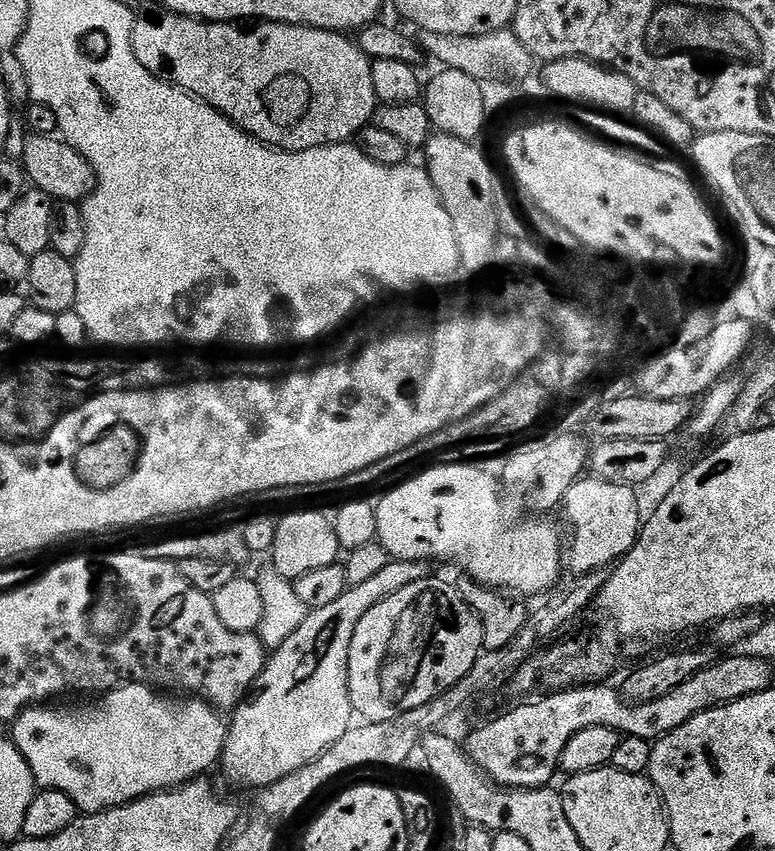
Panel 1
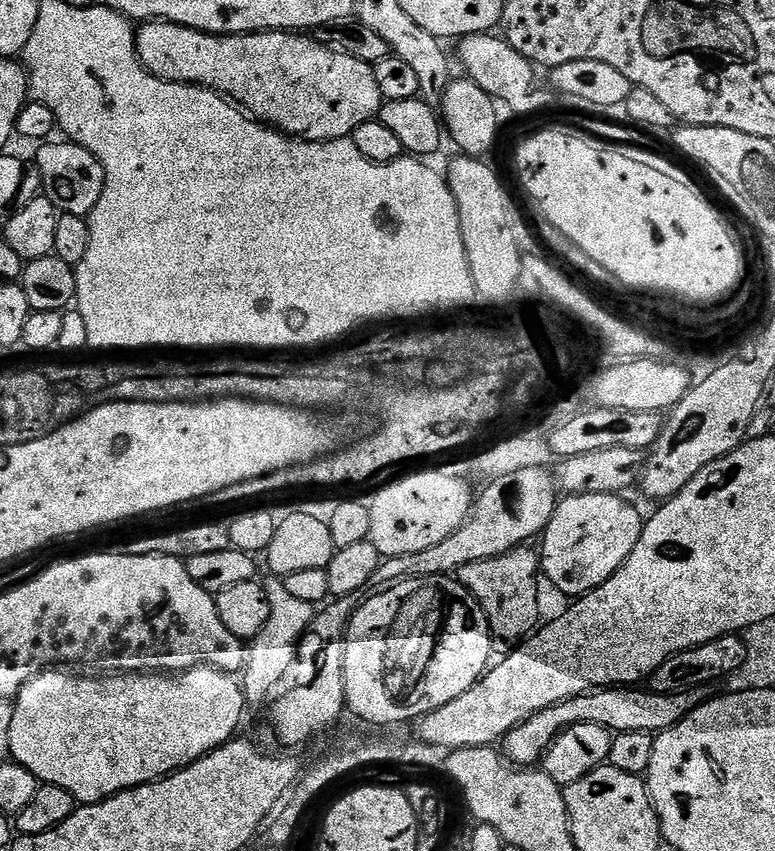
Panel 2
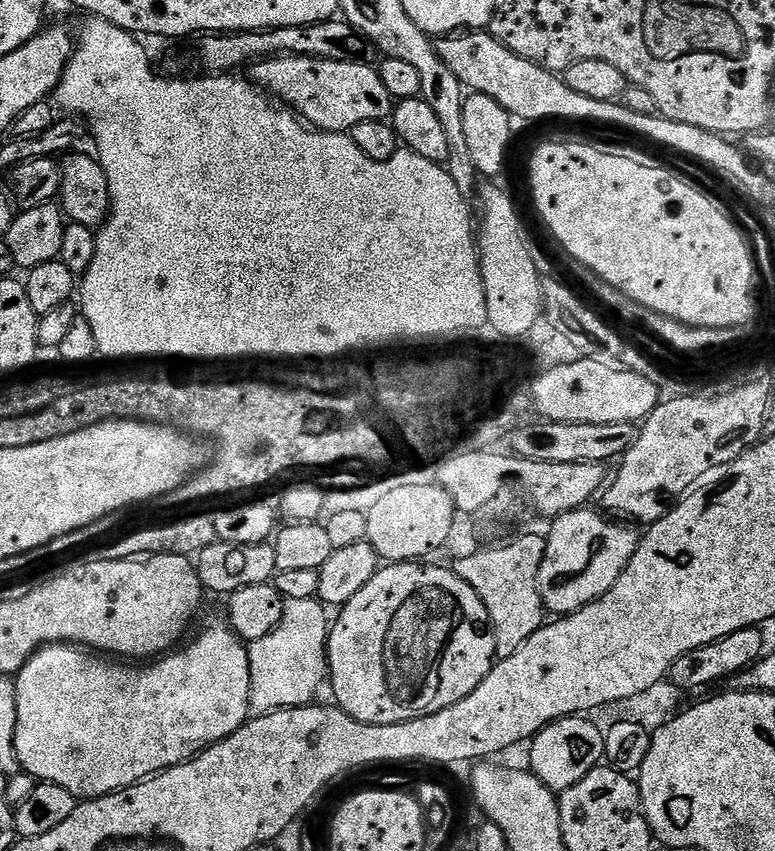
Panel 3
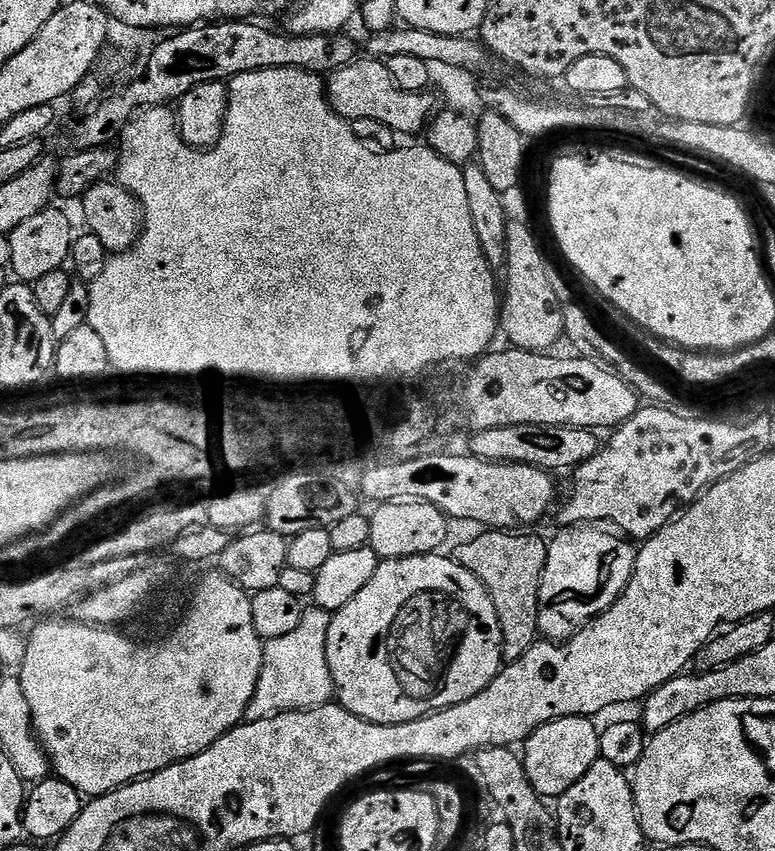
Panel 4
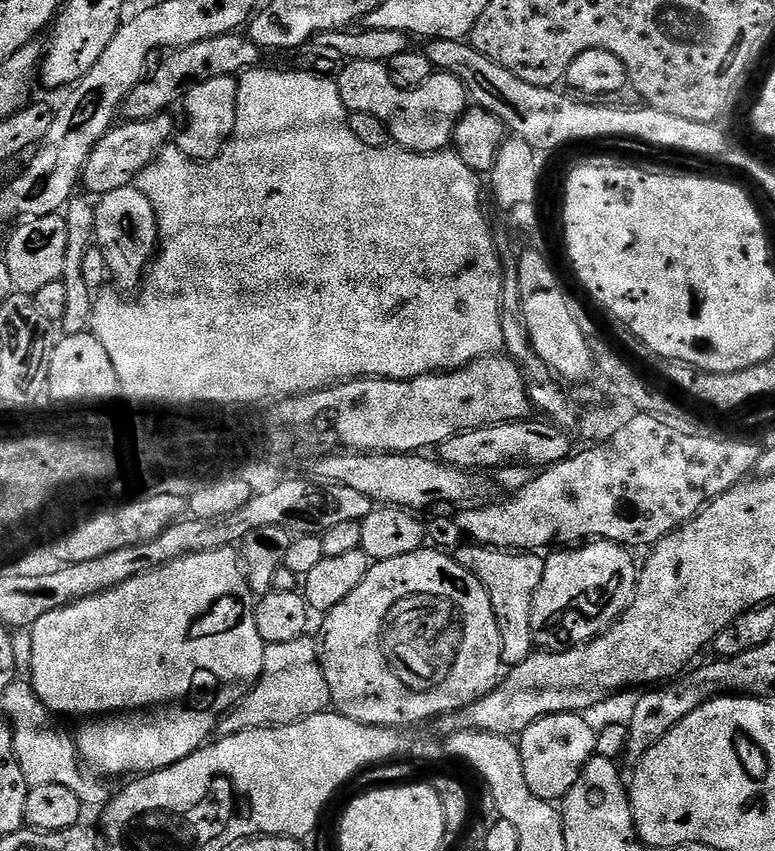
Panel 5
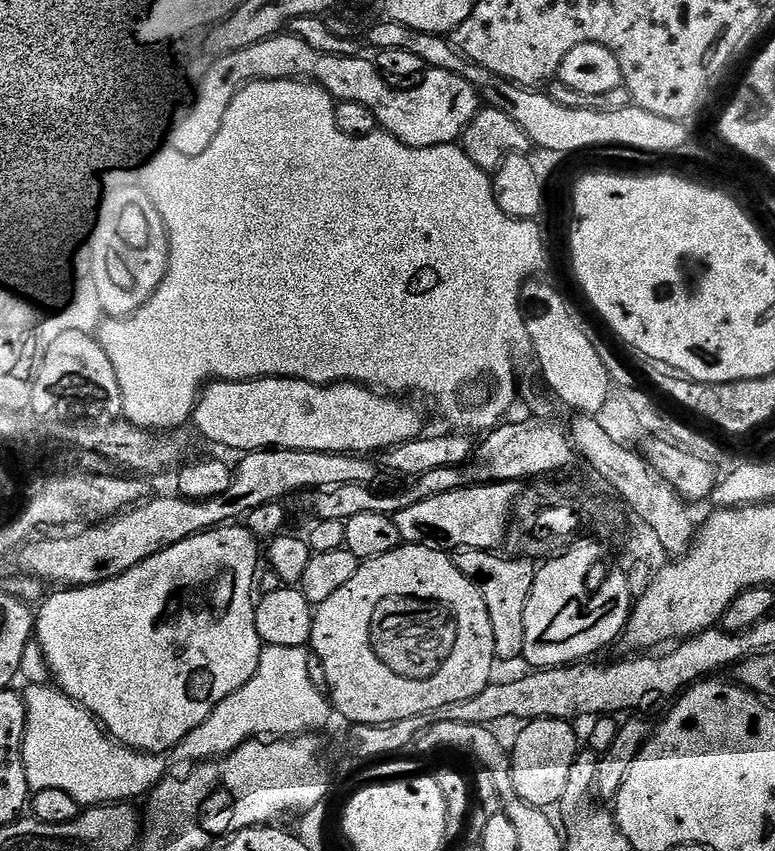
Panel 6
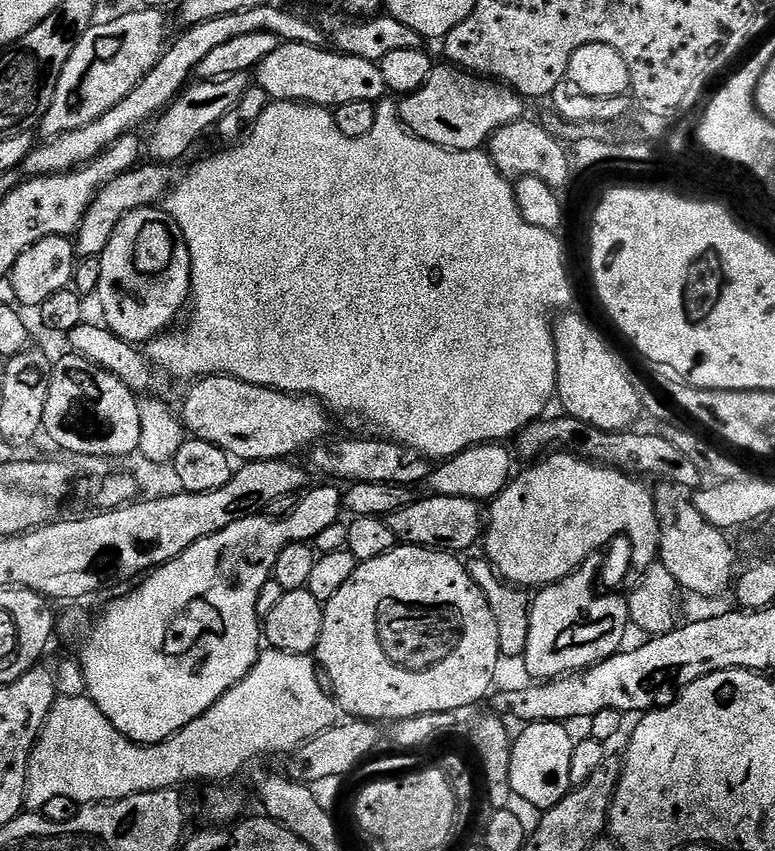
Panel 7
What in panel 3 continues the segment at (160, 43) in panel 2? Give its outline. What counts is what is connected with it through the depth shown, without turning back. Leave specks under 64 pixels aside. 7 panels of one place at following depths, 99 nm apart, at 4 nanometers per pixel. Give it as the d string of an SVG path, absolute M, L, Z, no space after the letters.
M285 54L265 58L252 70L251 79L261 89L267 90L273 97L281 96L276 98L291 108L301 120L322 132L348 134L354 126L358 126L358 122L388 120L392 115L392 95L386 86L382 86L380 73L372 64Z

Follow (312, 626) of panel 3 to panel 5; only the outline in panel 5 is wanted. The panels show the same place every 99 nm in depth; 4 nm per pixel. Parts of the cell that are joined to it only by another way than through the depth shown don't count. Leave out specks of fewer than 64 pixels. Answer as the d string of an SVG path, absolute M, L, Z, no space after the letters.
M308 638L294 642L269 644L264 650L264 672L248 689L240 703L220 721L220 736L233 736L251 728L270 728L278 724L293 724L295 720L325 711L331 705L329 687L321 669L319 651Z

